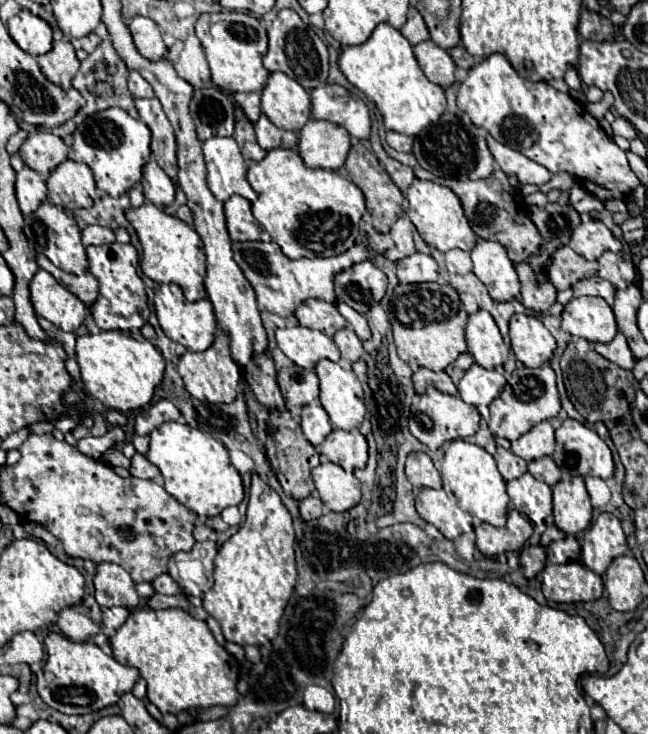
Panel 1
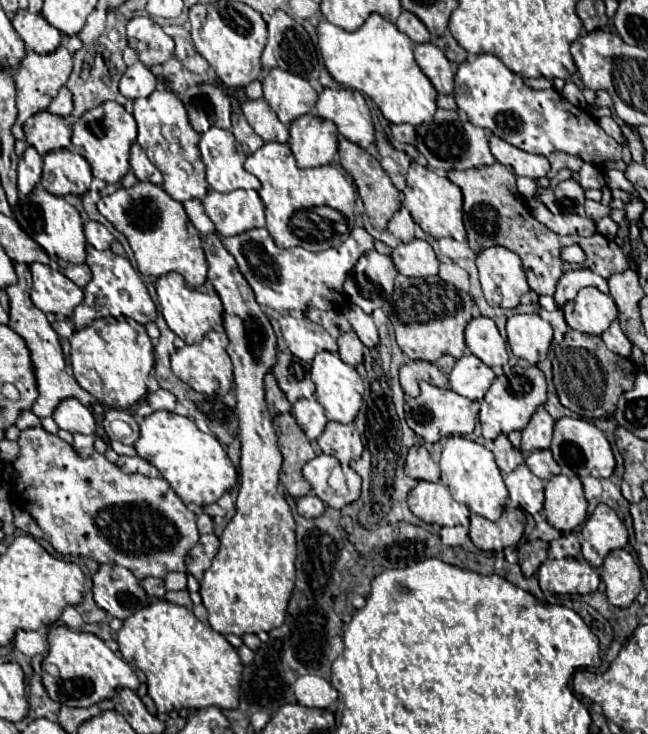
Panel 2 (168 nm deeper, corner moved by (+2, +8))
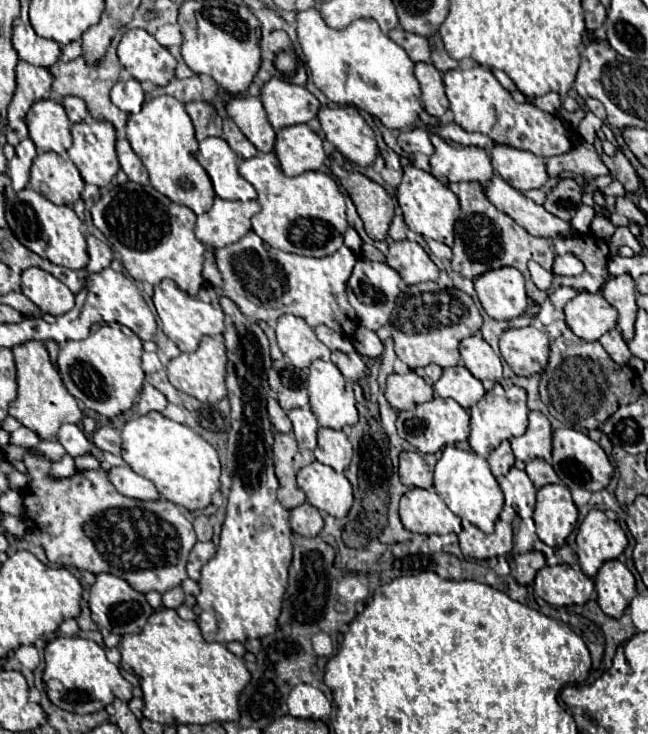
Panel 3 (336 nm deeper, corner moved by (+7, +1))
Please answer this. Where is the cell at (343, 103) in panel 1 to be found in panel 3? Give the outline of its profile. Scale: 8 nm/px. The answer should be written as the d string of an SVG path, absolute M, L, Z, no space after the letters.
M354 106L320 108L318 112L324 136L354 164L370 166L378 154L372 128Z

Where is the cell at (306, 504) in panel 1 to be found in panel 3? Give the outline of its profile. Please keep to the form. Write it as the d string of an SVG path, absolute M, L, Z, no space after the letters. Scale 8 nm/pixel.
M304 502L302 506L290 510L290 526L294 532L302 536L316 536L322 530L324 520L312 504Z

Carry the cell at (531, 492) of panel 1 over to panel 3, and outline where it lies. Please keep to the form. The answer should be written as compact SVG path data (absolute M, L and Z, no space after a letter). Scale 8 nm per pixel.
M510 468L510 472L500 480L500 488L504 492L506 506L512 506L522 520L532 518L536 506L536 488L524 470Z

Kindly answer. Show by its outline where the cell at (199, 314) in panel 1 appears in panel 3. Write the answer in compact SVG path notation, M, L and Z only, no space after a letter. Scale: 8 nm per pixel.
M162 280L154 288L152 300L154 300L158 316L162 320L162 332L182 352L194 352L198 348L198 342L202 336L218 336L224 332L222 308L220 308L218 294L212 286L202 286L198 294L192 298L184 290L180 290L172 280Z

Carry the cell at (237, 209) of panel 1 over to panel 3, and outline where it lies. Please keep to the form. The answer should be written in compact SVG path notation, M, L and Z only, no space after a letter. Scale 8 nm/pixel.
M214 198L214 206L210 208L210 212L198 216L194 234L200 242L212 248L228 246L252 230L250 220L256 212L260 212L258 200L240 202Z

